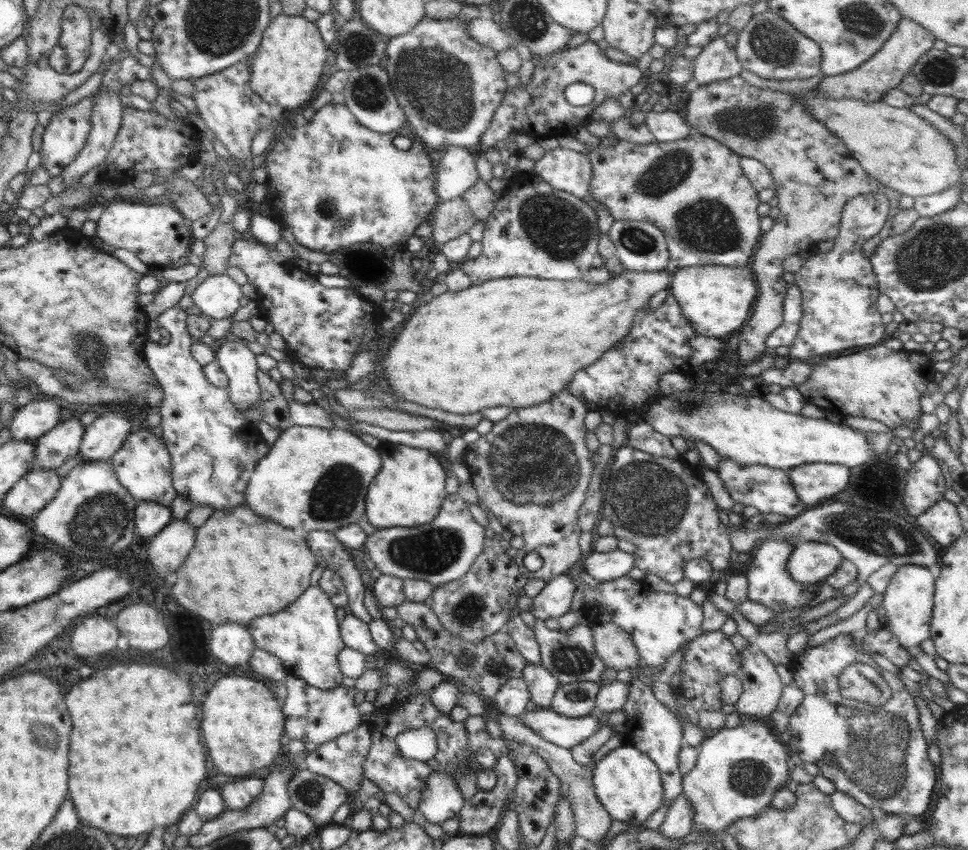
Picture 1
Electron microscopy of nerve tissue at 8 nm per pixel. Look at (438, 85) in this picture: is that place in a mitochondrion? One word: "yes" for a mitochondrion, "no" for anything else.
yes

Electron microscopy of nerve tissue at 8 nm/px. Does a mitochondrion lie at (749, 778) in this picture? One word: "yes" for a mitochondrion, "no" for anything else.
yes

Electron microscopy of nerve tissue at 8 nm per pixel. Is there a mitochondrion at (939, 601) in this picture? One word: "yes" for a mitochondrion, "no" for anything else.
no

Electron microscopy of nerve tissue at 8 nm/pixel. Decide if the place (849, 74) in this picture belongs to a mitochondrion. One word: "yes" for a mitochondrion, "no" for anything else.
no

